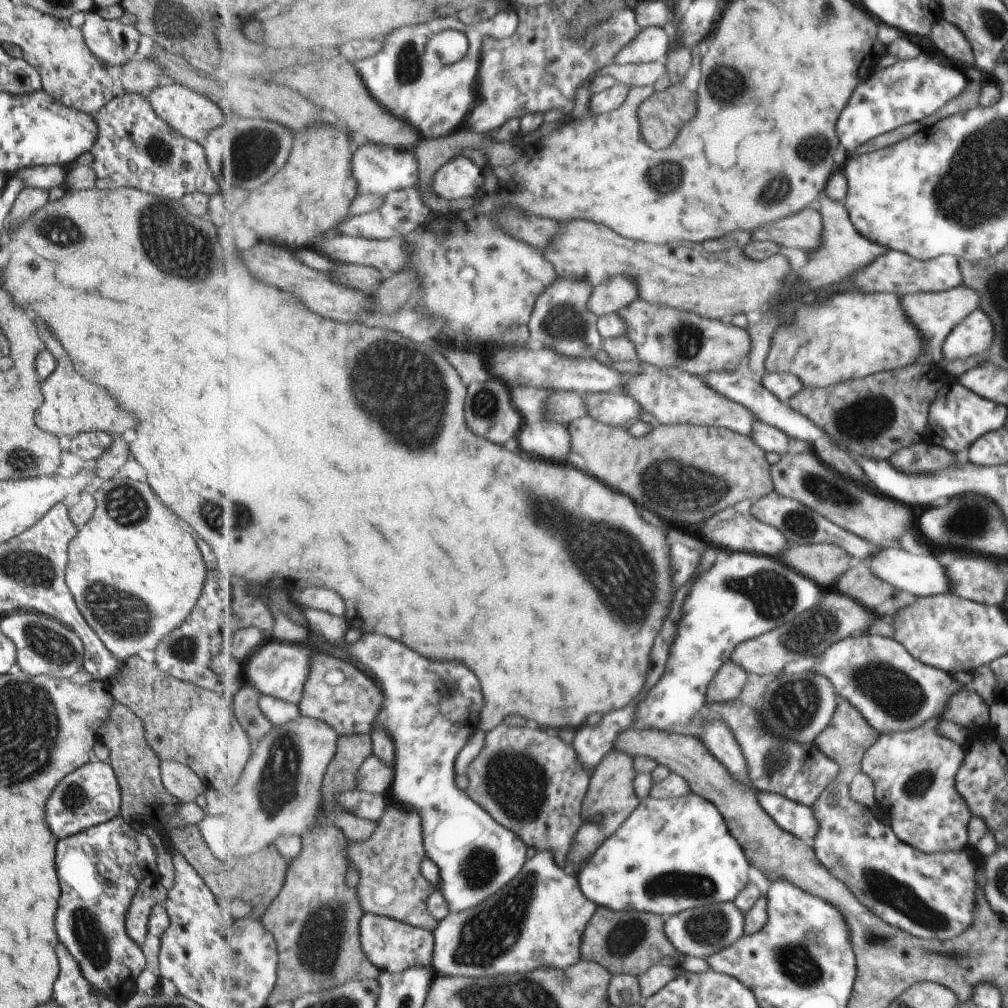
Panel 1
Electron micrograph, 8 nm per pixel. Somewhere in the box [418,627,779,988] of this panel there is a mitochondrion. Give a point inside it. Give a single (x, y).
(488, 935)

